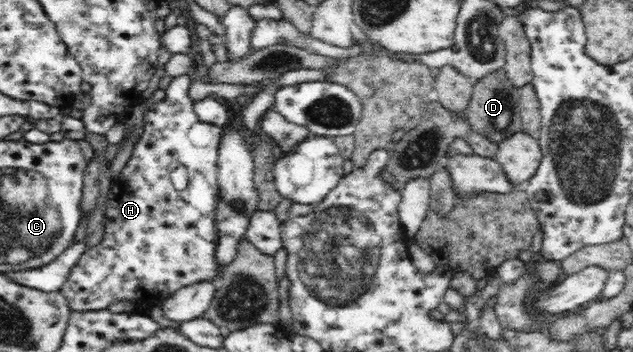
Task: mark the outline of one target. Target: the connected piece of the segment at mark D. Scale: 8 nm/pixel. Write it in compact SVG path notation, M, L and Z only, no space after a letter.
M501 68L474 81L472 97L463 115L473 129L499 143L505 137L508 138L516 132L523 132L521 115L518 111L519 103L518 89L510 83L505 70Z

